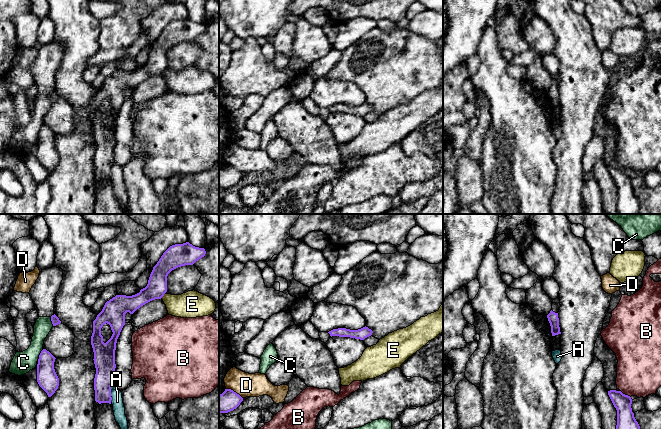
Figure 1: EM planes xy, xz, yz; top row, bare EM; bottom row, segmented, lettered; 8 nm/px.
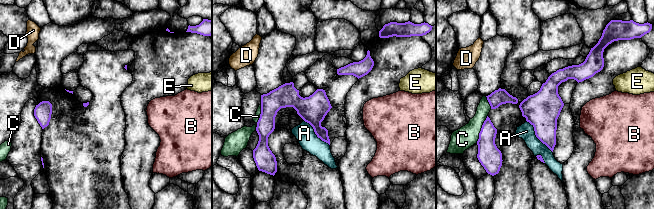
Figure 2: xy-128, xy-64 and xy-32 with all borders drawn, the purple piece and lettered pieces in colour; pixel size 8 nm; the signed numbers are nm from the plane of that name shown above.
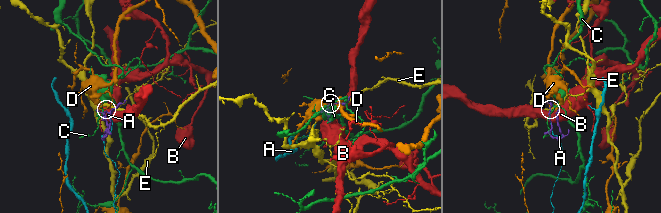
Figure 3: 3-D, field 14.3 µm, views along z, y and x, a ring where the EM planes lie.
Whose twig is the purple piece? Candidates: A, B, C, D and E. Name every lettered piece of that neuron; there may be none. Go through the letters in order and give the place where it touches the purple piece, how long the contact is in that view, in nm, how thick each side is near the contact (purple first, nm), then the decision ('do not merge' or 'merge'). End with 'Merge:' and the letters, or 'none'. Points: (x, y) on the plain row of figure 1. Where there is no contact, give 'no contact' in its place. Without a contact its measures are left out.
A: contact xy (110, 169); length 150 nm; calibres 160 and 100 nm; do not merge
B: contact yz (624, 170); length 110 nm; calibres 160 and 360 nm; do not merge
C: contact xy (39, 131); length 110 nm; calibres 160 and 170 nm; do not merge
D: contact xz (233, 167); length 160 nm; calibres 160 and 190 nm; do not merge
E: contact xy (163, 71); length 60 nm; calibres 160 and 220 nm; do not merge
Merge: none

